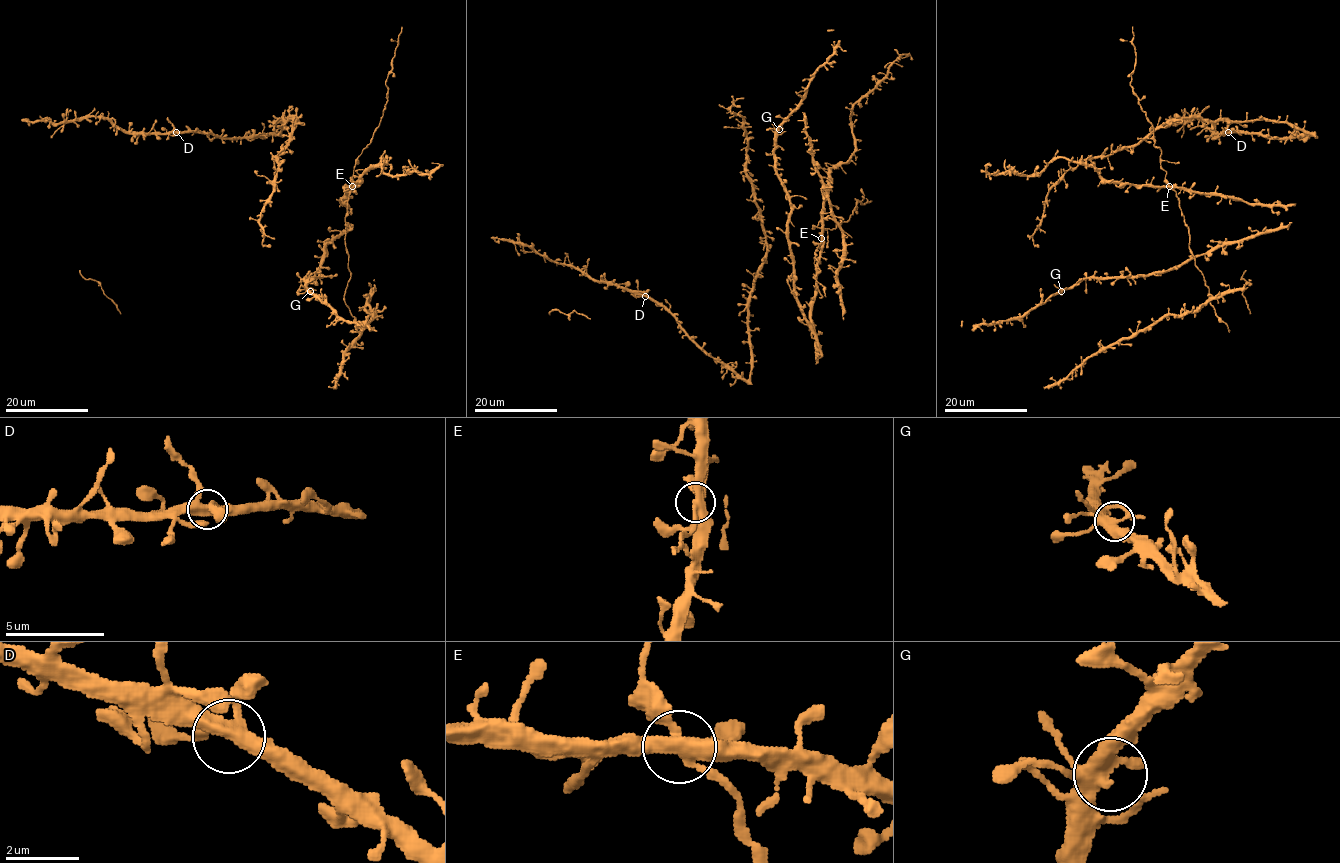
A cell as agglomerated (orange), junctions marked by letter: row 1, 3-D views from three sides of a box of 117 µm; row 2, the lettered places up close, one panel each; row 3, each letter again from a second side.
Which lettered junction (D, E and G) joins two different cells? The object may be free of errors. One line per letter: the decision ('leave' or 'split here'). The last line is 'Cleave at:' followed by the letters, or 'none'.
D: leave
E: leave
G: leave
Cleave at: none

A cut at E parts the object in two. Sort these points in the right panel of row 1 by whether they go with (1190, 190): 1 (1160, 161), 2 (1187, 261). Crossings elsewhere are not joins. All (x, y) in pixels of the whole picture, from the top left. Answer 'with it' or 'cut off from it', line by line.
1: cut off from it
2: with it

